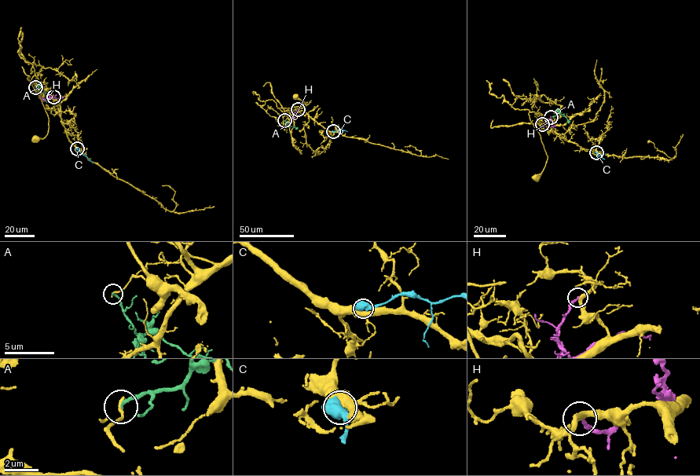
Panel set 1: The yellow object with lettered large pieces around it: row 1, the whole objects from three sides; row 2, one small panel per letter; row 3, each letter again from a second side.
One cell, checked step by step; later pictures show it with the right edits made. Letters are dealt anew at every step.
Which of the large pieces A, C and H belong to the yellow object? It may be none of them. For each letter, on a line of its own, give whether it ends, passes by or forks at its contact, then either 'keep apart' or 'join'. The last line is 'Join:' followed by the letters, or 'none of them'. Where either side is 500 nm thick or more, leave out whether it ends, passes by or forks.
A: it ends; keep apart
C: keep apart
H: it ends; keep apart
Join: none of them

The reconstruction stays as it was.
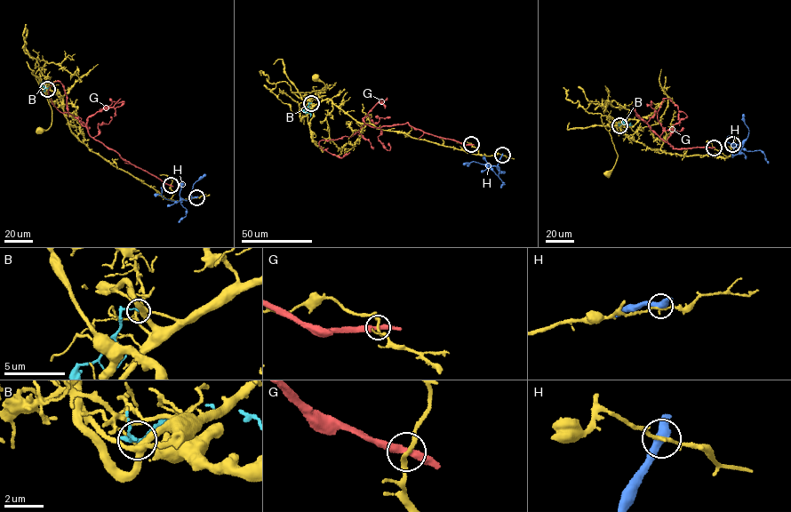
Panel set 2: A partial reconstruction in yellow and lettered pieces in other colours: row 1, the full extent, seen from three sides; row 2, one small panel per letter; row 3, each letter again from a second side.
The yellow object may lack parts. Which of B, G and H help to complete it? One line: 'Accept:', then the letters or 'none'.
Accept: none

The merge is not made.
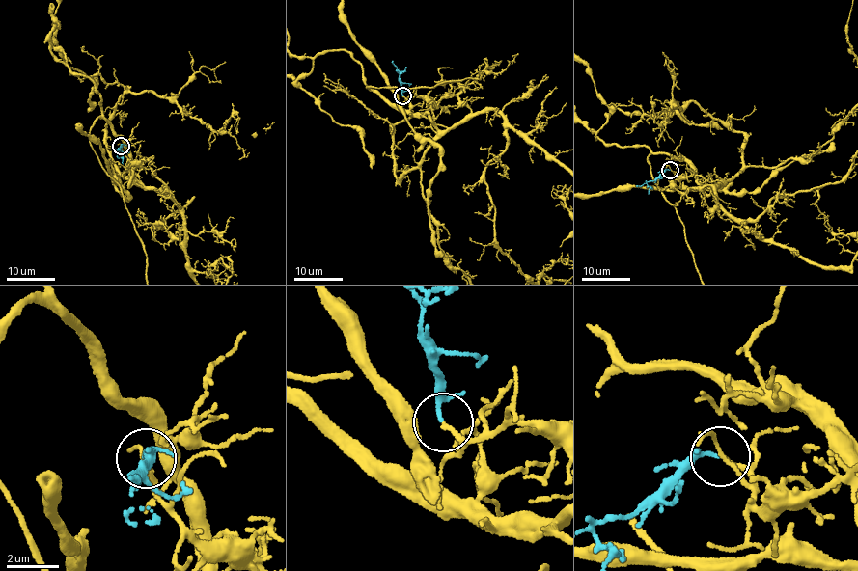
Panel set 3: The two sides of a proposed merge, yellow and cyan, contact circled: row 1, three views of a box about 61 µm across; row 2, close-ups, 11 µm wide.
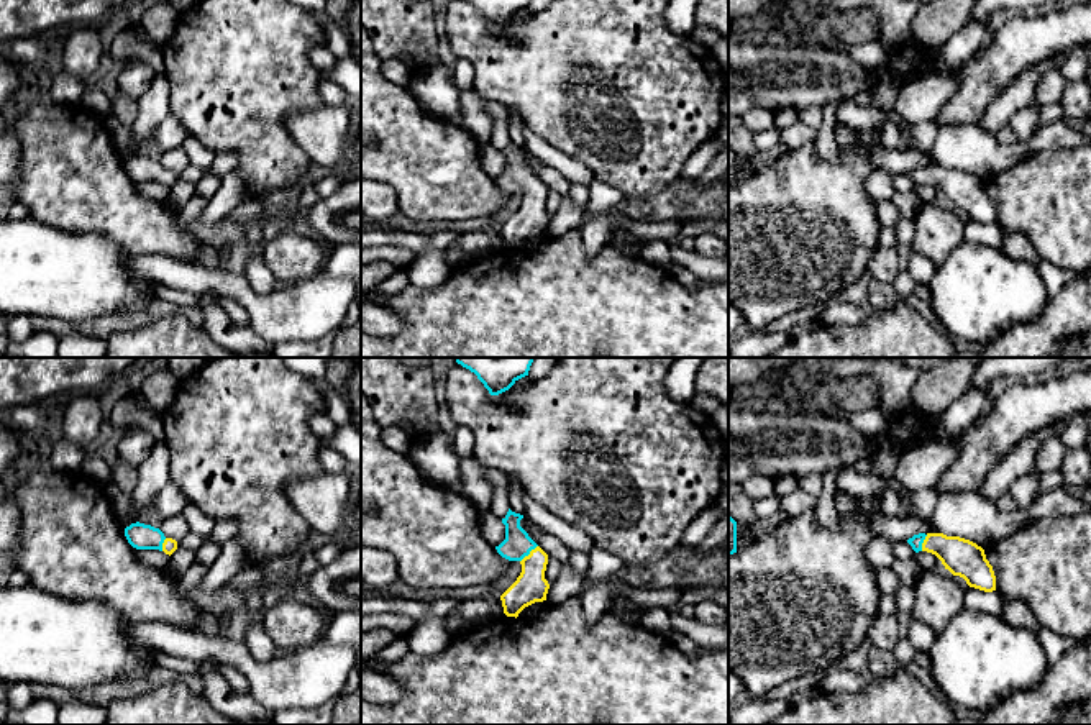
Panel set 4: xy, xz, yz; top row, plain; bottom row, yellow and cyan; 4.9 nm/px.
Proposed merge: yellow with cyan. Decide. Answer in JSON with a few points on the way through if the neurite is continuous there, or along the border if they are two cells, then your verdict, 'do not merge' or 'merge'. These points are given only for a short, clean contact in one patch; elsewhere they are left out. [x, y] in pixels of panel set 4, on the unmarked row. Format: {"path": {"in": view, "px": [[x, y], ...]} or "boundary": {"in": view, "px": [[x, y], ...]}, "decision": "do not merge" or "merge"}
{"path": {"in": "xz", "px": [[530, 218], [530, 186], [517, 177]]}, "decision": "merge"}

